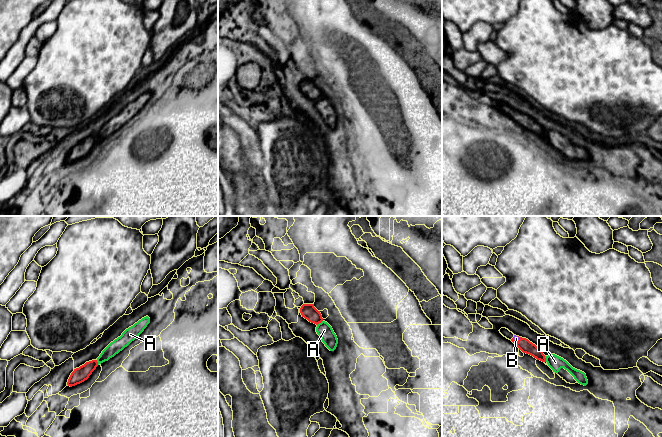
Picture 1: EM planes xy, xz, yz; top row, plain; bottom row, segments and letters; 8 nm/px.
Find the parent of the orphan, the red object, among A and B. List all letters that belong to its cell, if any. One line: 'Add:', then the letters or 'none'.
Add: B

